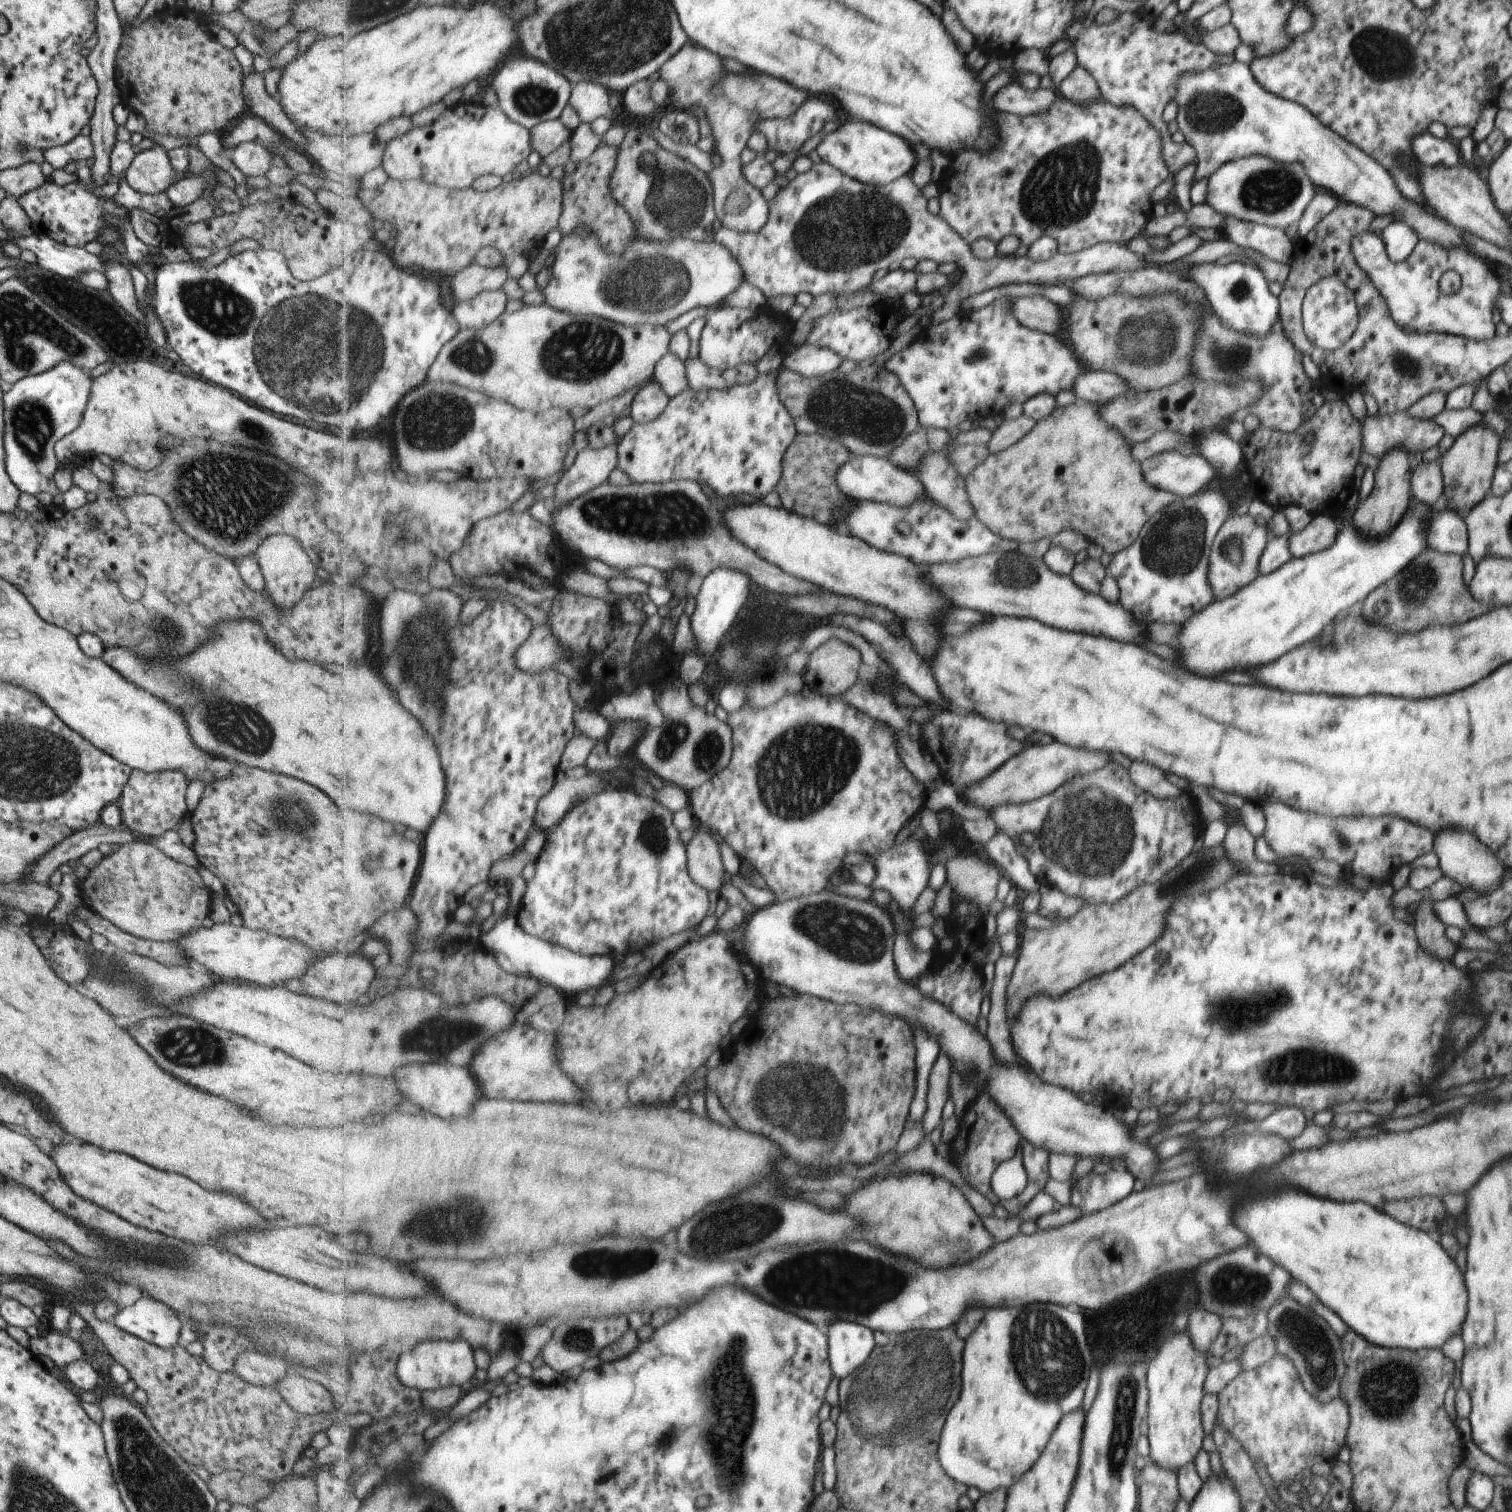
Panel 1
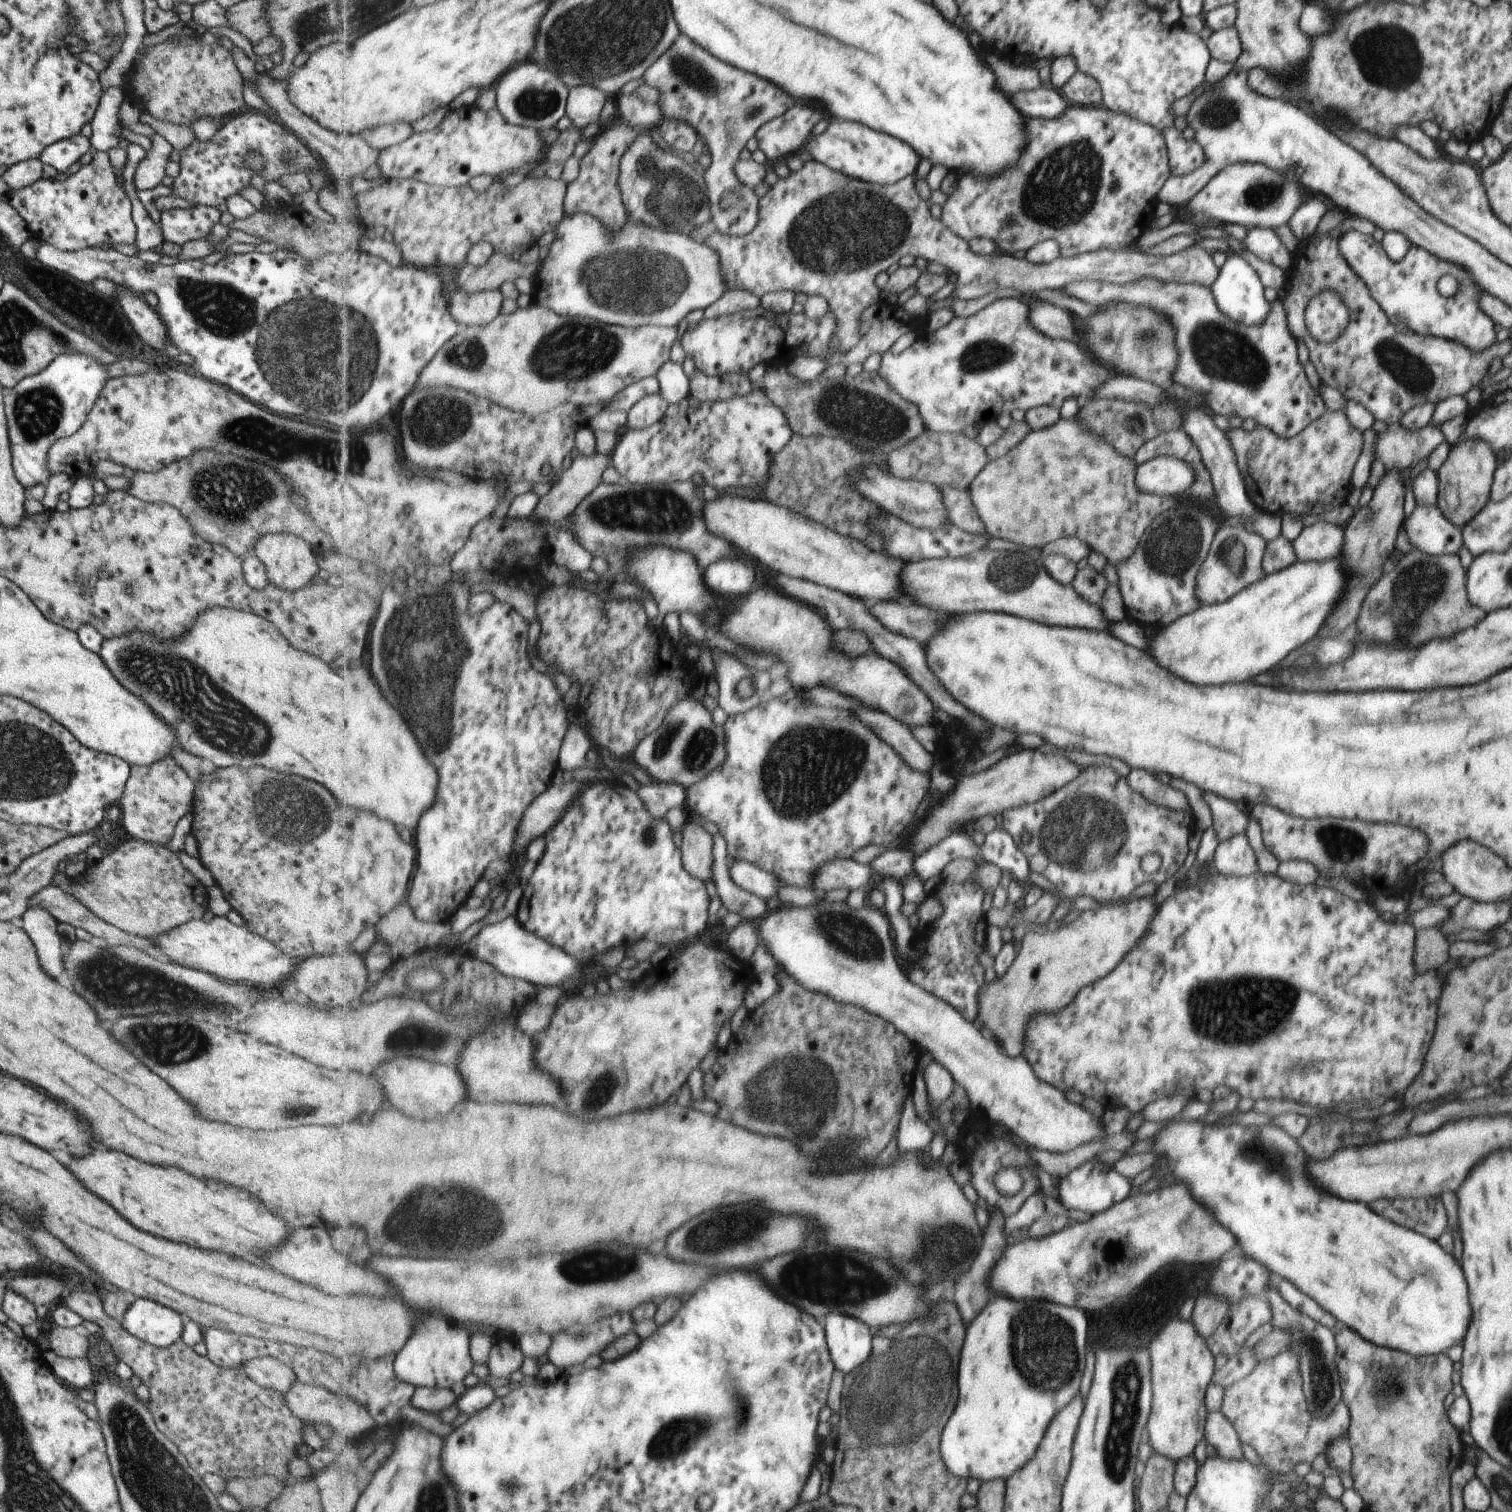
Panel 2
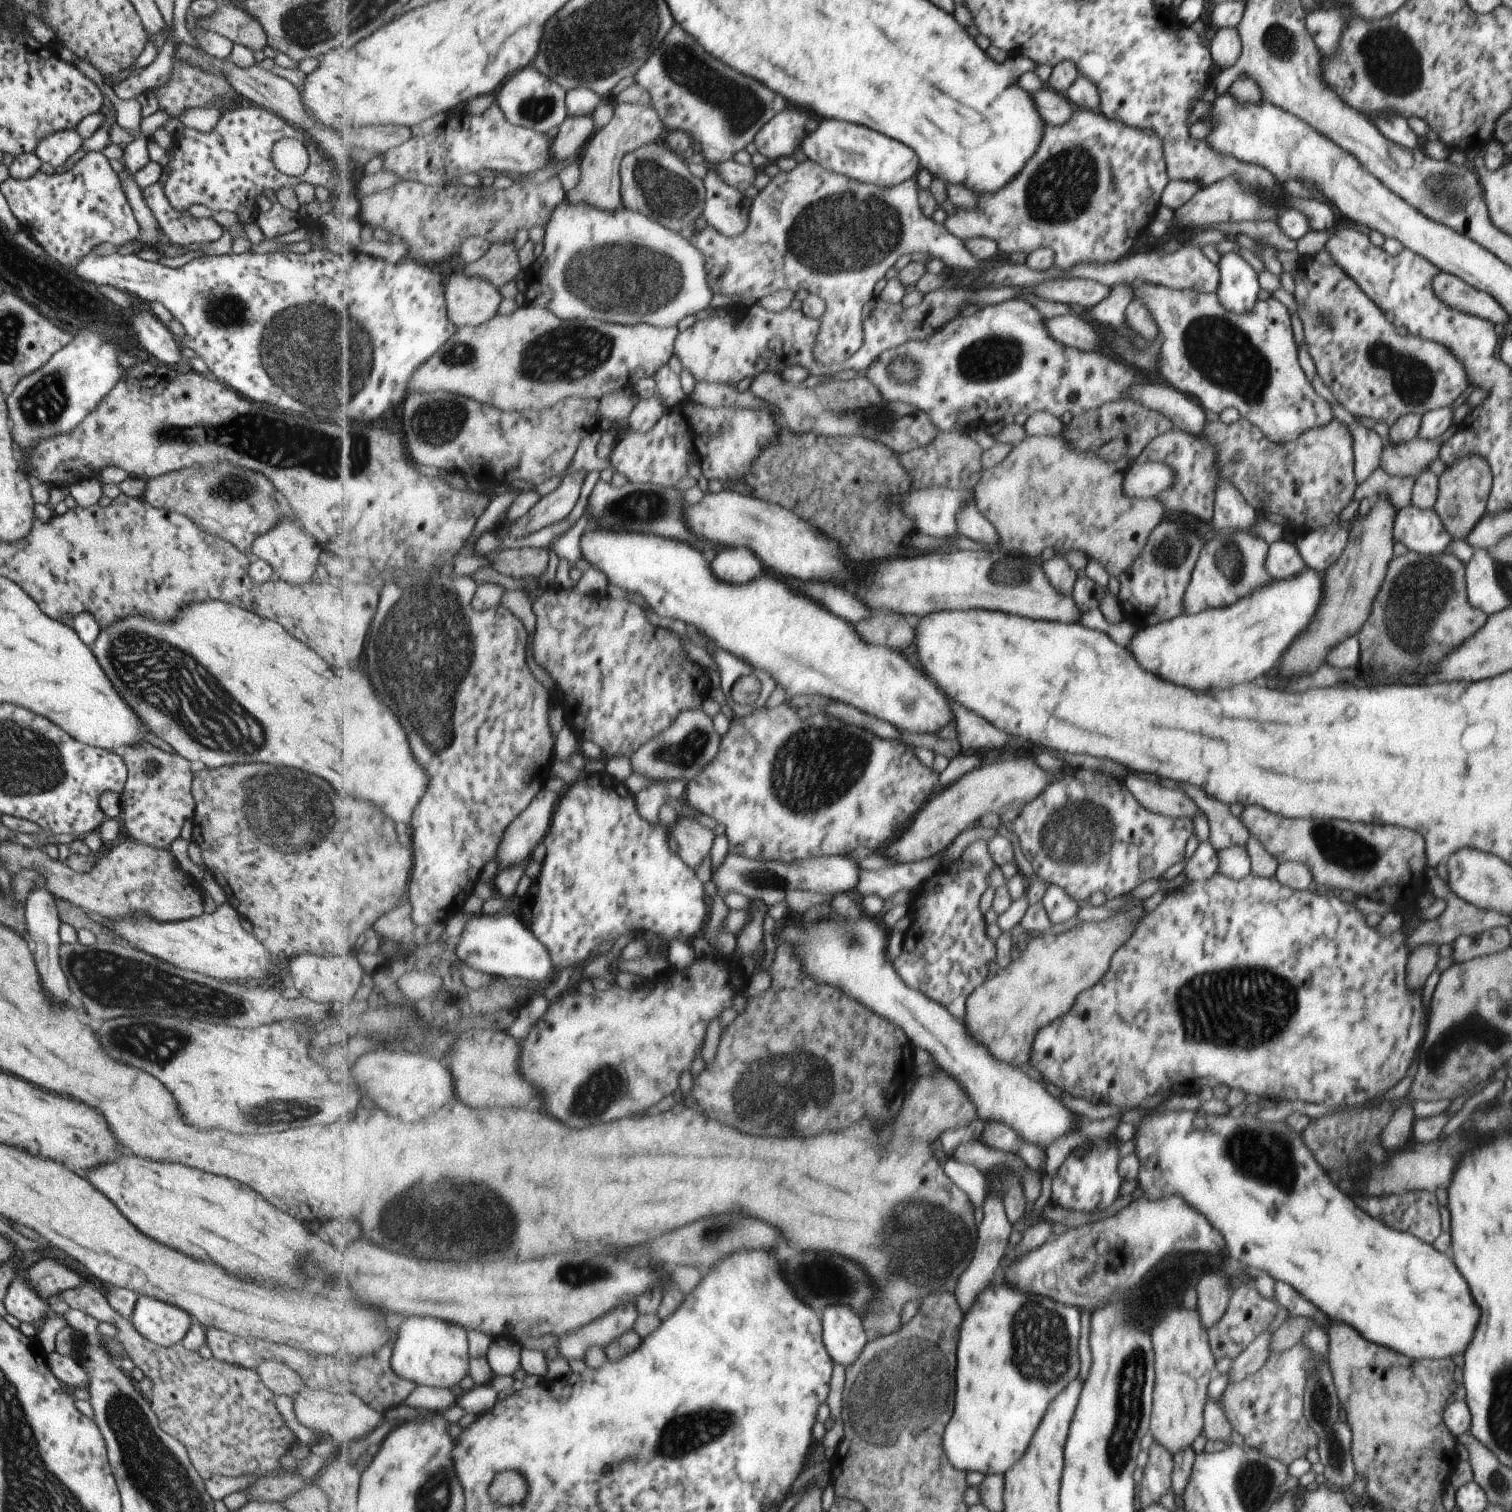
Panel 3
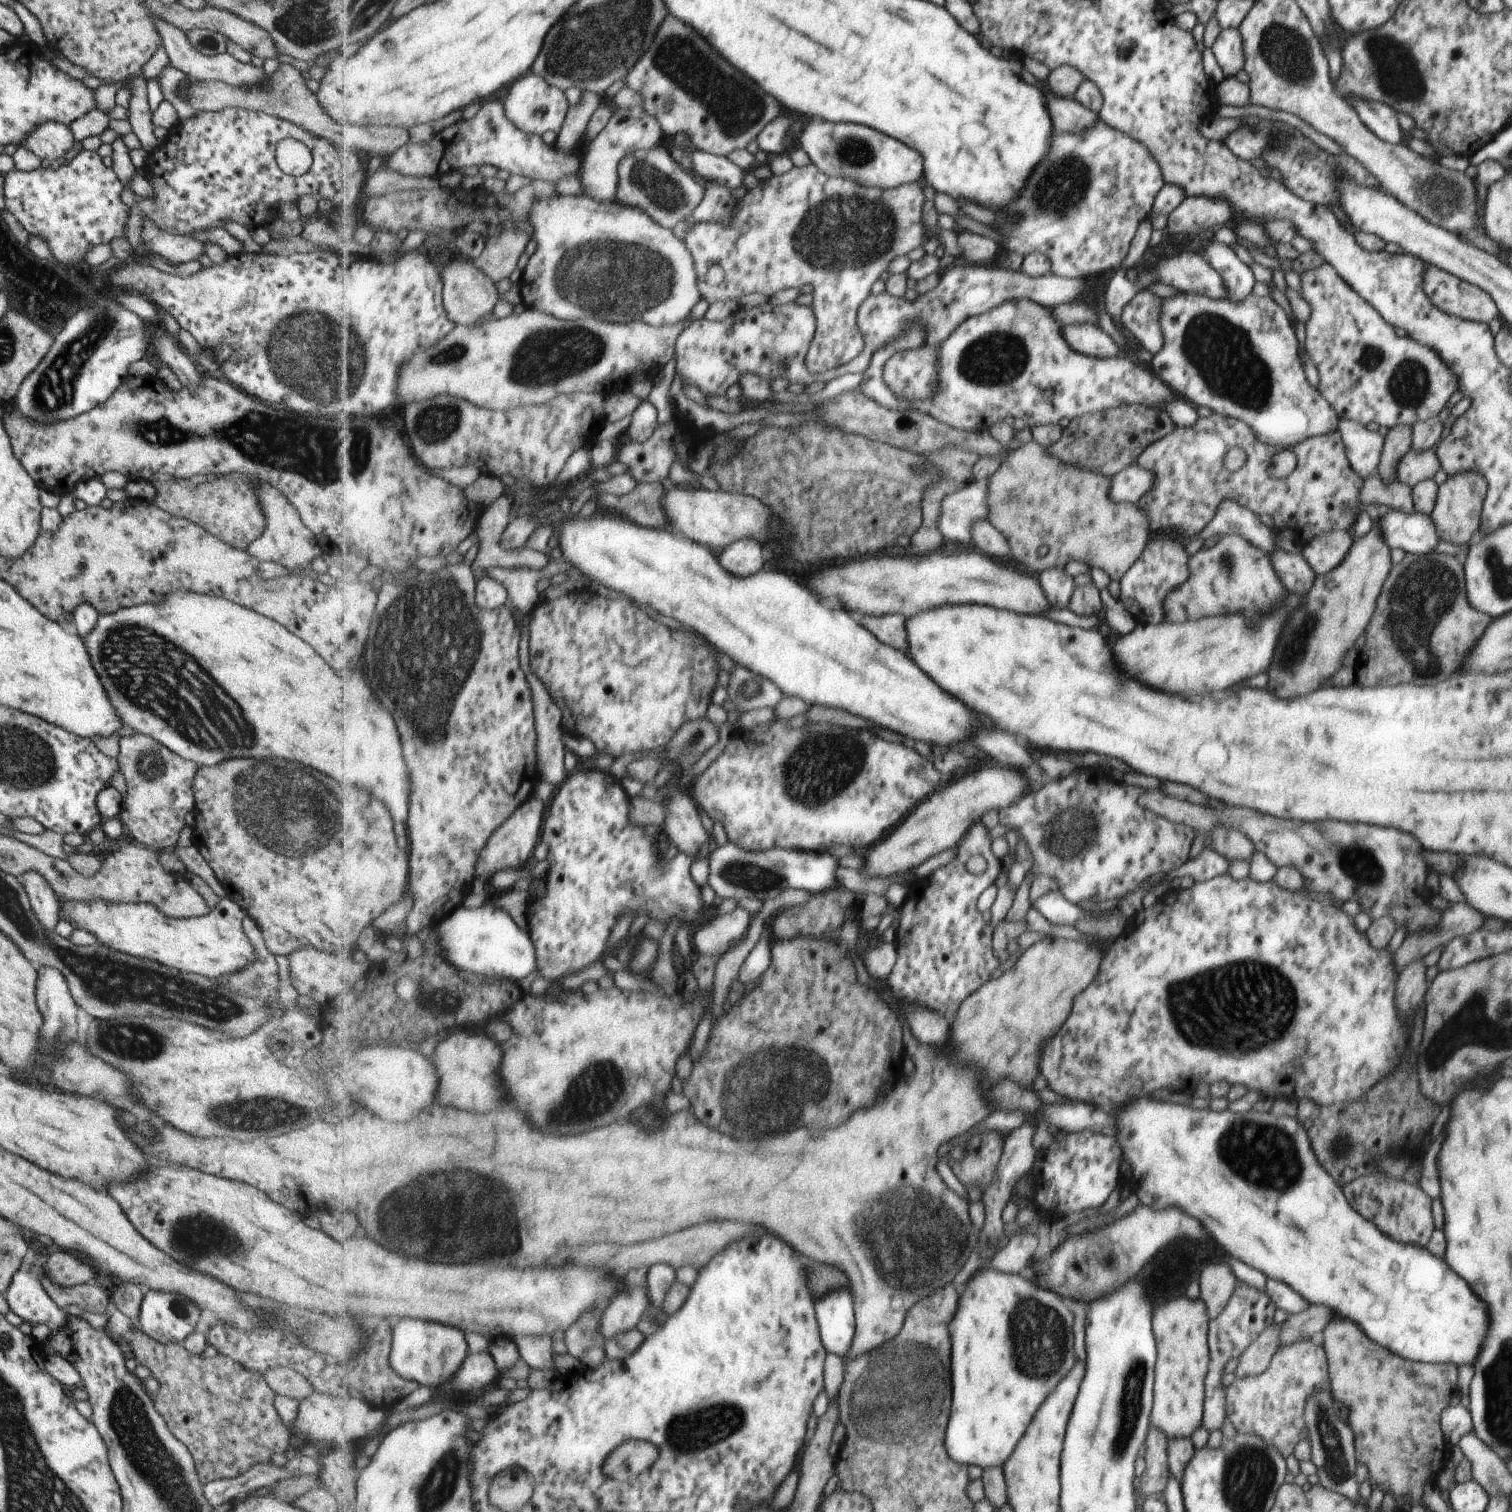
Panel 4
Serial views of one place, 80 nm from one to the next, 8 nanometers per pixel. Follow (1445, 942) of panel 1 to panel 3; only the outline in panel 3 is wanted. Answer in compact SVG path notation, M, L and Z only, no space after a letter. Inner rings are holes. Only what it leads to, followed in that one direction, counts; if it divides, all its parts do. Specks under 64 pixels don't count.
M1436 945L1427 947L1418 946L1413 951L1412 956L1409 956L1406 978L1408 978L1407 986L1410 990L1420 990L1424 986L1426 978L1436 969L1436 963L1439 959L1437 954L1439 947Z

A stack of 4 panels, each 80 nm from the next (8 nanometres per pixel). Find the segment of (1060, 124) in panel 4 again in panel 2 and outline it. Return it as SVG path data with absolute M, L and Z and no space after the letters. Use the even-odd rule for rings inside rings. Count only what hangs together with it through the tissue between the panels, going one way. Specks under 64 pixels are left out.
M1042 84L1032 92L1012 94L1020 110L1032 118L1057 119L1067 109L1068 100L1051 85Z

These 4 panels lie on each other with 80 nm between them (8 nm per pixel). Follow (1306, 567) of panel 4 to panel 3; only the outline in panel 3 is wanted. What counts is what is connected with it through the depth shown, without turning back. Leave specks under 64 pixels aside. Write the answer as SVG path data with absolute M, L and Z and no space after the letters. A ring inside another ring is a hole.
M1282 540L1270 545L1267 568L1274 580L1293 579L1305 569L1305 566L1294 542Z

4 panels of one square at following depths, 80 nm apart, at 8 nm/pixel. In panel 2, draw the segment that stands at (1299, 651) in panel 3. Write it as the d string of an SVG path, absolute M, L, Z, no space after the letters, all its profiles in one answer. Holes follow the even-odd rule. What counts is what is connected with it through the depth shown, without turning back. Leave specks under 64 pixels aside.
M1391 470L1385 473L1380 484L1373 492L1372 500L1366 506L1358 507L1352 518L1344 525L1346 529L1346 543L1343 545L1341 556L1354 573L1354 580L1350 584L1348 600L1340 602L1340 608L1332 612L1332 620L1324 624L1326 628L1334 632L1344 632L1348 626L1352 626L1358 618L1358 612L1362 610L1362 604L1366 602L1372 587L1383 578L1389 557L1395 550L1395 540L1404 523L1404 494L1405 484L1402 481L1402 473Z

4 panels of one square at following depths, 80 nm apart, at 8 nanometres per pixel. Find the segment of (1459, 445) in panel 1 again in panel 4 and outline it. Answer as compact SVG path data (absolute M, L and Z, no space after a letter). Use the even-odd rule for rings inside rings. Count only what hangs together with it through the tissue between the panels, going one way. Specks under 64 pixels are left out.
M1474 470L1450 476L1446 482L1440 484L1438 503L1431 513L1440 541L1462 546L1462 544L1471 544L1477 538L1488 487L1487 478Z

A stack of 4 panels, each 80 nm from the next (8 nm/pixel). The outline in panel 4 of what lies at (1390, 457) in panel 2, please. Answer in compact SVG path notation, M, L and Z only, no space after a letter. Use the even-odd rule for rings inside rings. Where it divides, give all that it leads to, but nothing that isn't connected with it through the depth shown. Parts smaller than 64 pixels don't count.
M1410 448L1402 460L1398 462L1396 468L1396 478L1402 484L1408 486L1416 486L1416 484L1423 483L1424 480L1429 480L1436 476L1436 472L1440 470L1439 458L1432 450L1424 450L1424 452L1416 452Z

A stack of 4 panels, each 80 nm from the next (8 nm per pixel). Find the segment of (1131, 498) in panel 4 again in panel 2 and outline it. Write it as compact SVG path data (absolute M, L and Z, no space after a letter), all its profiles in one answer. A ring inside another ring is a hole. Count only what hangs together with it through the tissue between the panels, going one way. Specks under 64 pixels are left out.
M1156 457L1137 465L1136 484L1144 493L1164 496L1182 494L1195 473L1184 461L1174 457Z

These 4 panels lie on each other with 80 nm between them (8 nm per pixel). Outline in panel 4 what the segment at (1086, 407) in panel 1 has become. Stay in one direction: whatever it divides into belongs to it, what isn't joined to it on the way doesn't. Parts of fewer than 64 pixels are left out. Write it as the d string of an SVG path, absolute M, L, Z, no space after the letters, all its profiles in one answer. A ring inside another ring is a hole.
M1031 440L1009 451L998 473L990 478L990 518L1004 532L1012 548L1011 556L1018 560L1015 563L1028 573L1039 576L1044 570L1065 568L1070 560L1078 560L1088 567L1101 568L1111 580L1120 581L1146 550L1152 520L1151 513L1140 508L1138 502L1130 504L1112 500L1112 483L1112 476L1058 460L1051 456L1047 445Z

